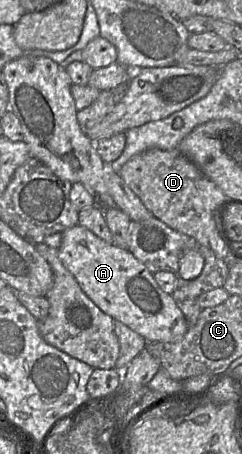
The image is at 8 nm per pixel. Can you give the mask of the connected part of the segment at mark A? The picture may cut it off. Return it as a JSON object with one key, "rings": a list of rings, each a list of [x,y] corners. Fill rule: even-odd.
{"rings":[[[78,224],[61,233],[58,254],[64,267],[102,312],[141,335],[148,343],[173,342],[185,335],[189,324],[173,297],[158,286],[153,274],[129,250],[105,242]]]}

